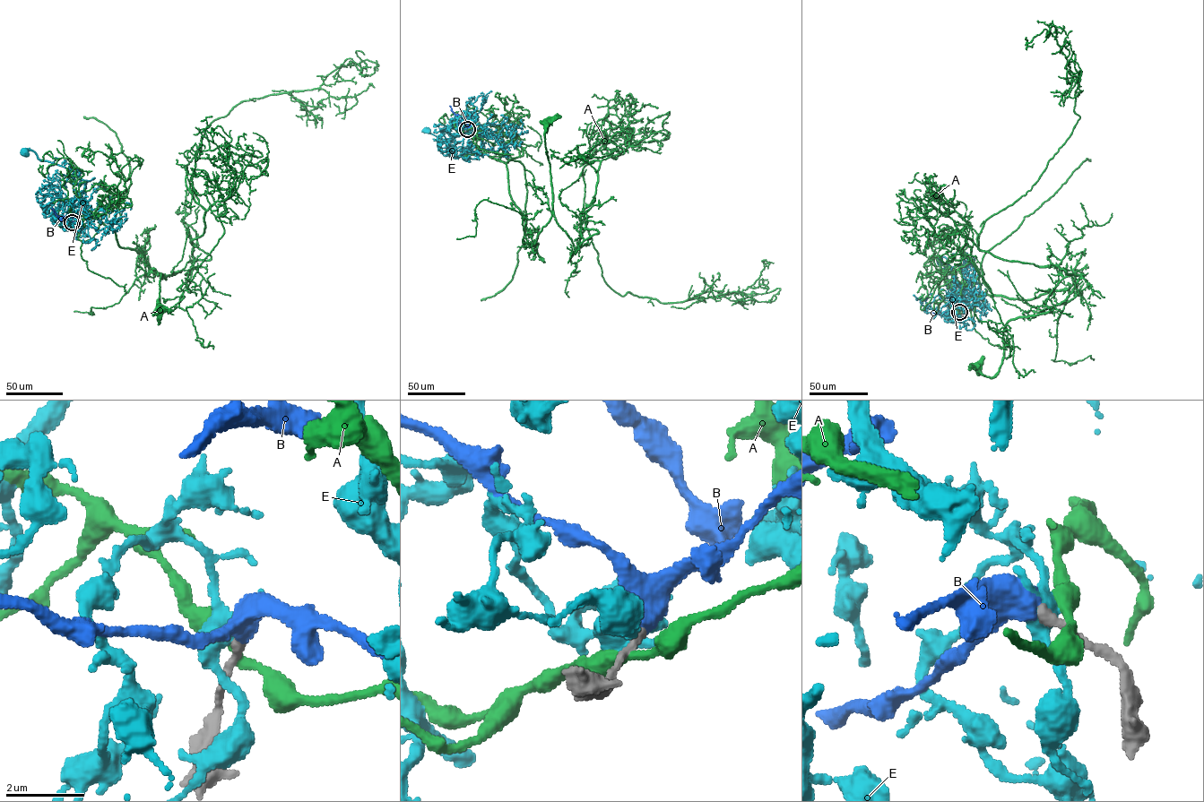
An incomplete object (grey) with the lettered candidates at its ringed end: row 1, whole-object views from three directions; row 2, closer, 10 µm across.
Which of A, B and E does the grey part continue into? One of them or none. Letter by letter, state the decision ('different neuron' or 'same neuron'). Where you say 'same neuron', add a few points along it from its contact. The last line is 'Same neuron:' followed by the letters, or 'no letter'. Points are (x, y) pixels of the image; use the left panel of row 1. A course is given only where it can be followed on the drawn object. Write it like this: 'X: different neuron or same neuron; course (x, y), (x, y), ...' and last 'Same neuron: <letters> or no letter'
A: different neuron
B: same neuron; course (71, 222), (64, 221), (64, 216), (60, 219), (52, 208)
E: different neuron
Same neuron: B

